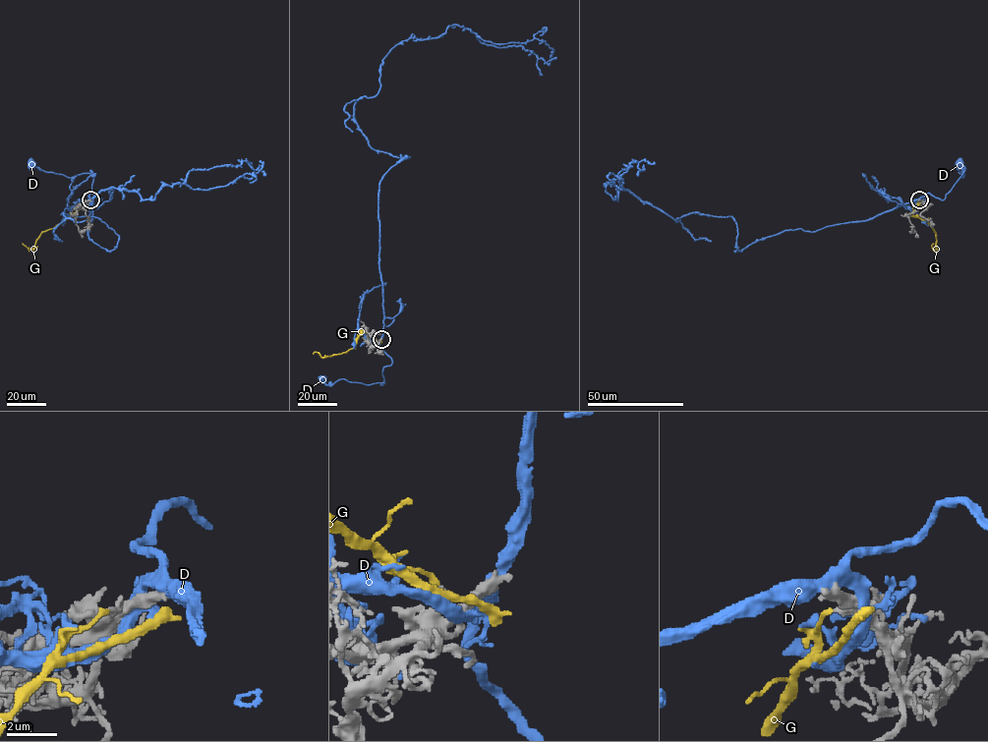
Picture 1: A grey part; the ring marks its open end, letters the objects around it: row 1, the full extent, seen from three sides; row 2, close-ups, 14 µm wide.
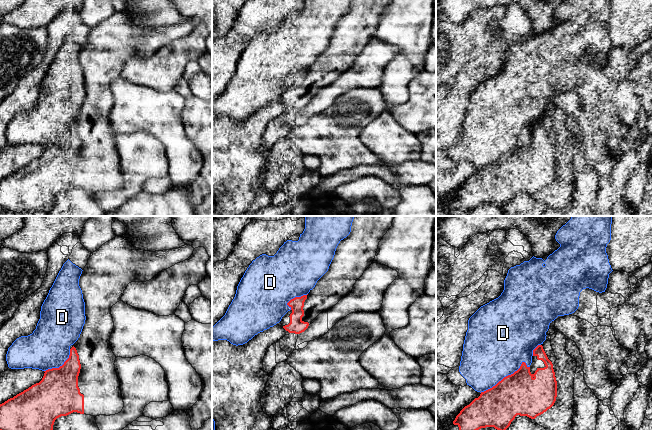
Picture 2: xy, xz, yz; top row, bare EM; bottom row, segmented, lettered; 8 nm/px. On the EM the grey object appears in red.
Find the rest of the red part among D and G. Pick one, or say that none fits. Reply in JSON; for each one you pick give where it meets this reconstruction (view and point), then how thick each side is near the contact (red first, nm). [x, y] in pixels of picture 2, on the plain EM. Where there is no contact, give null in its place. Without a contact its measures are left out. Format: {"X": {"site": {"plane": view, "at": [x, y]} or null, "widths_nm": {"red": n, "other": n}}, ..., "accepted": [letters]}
{"accepted": []}

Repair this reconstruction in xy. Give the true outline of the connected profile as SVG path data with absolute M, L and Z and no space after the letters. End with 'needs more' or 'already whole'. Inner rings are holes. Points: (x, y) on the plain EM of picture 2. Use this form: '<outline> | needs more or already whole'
M116 12L91 29L79 55L86 92L80 113L62 142L44 147L39 159L0 180L0 207L13 212L48 212L55 196L61 192L80 189L96 193L120 189L124 178L114 141L117 133L110 121L114 104L111 84L121 76L129 59L149 57L162 46L187 36L193 27L192 22L184 21L150 28L134 23L124 13Z | needs more

